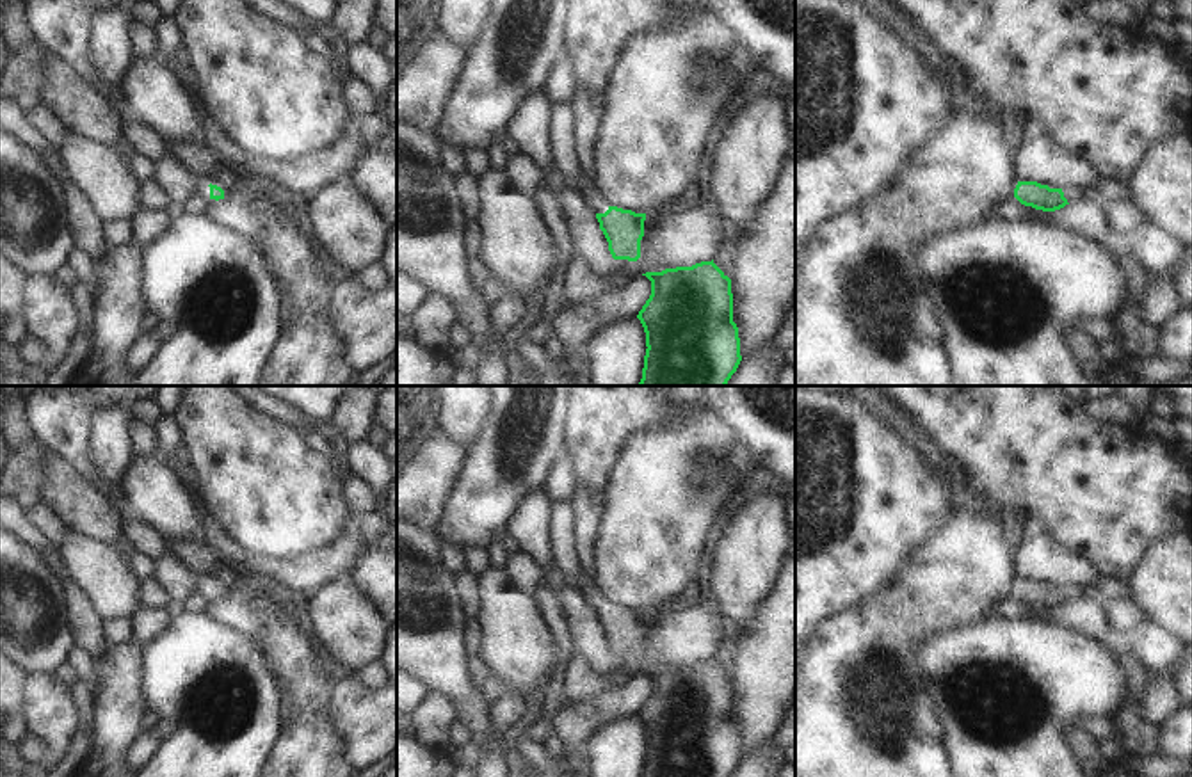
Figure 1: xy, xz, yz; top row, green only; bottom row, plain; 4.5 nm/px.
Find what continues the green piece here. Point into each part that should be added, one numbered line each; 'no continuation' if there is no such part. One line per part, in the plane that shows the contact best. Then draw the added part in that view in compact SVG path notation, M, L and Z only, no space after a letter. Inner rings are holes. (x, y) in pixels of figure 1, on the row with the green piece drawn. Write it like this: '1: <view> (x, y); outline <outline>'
1: xz (593, 196); outline M582 169L576 176L584 197L589 203L589 206L596 212L596 213L605 213L608 210L607 199L603 197L603 194L598 190L594 180L591 180Z

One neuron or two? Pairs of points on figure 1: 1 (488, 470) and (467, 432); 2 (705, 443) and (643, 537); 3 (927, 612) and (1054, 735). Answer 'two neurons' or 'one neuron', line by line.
1: two neurons
2: one neuron
3: two neurons

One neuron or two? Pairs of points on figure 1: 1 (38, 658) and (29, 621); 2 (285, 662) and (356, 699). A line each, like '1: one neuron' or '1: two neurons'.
1: one neuron
2: two neurons

